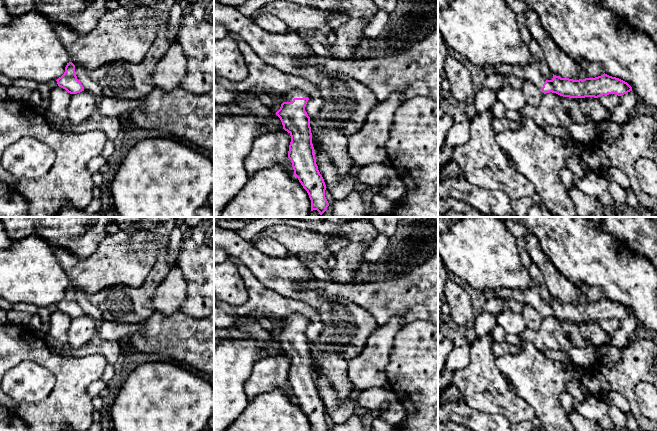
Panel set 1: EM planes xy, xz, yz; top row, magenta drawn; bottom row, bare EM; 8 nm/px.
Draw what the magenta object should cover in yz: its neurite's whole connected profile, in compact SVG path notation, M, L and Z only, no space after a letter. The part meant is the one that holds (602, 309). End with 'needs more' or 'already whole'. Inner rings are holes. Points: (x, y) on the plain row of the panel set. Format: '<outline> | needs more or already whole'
M498 288L487 295L493 295L506 300L516 300L525 305L535 308L544 318L552 316L569 322L598 322L603 319L616 318L622 320L632 311L625 305L603 298L595 302L573 304L561 302L553 298L551 304L546 304L536 288L525 289Z | needs more

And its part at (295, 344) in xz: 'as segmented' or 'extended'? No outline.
extended

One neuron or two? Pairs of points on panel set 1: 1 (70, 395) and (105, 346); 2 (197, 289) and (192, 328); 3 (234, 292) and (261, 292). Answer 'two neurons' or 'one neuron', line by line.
1: two neurons
2: two neurons
3: two neurons

